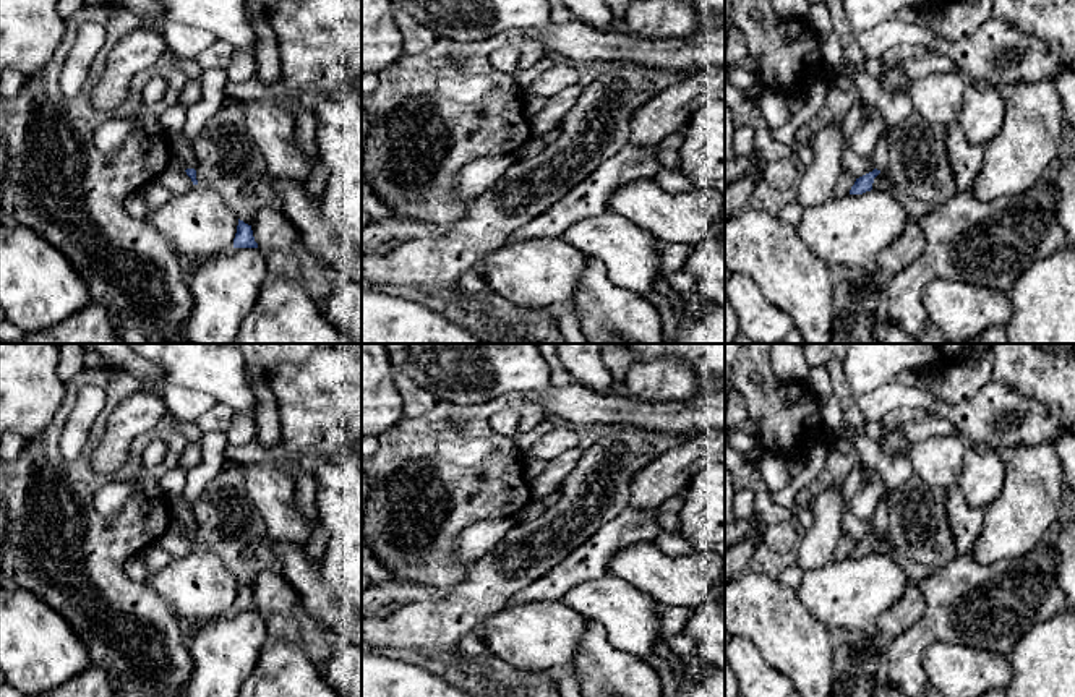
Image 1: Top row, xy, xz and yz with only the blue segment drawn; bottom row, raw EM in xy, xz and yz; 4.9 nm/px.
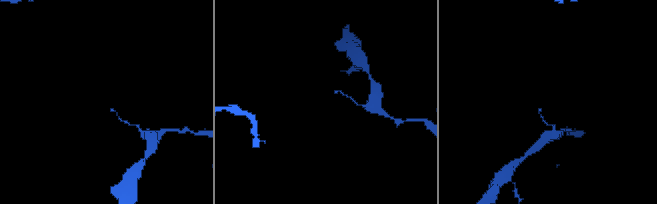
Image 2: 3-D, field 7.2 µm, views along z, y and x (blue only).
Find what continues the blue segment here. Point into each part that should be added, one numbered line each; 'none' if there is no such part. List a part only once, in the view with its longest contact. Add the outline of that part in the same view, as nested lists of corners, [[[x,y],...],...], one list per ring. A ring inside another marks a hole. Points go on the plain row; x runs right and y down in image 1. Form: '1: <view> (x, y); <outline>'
1: xy (180, 511); [[[167,494],[167,499],[172,509],[172,517],[180,520],[185,525],[186,532],[195,532],[196,520],[195,520],[193,509],[186,506],[182,494],[173,494],[173,496]]]

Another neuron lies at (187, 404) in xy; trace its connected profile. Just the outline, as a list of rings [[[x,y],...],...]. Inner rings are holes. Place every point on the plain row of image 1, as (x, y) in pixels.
[[[165,384],[162,387],[162,397],[167,408],[178,420],[190,423],[193,423],[196,418],[204,415],[206,410],[212,408],[217,404],[214,397],[204,392],[173,384]]]

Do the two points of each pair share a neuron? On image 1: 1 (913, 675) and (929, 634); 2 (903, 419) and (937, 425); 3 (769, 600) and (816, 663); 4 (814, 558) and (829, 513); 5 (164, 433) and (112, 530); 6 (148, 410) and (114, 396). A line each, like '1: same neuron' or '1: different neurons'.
1: same neuron
2: same neuron
3: same neuron
4: same neuron
5: same neuron
6: different neurons

